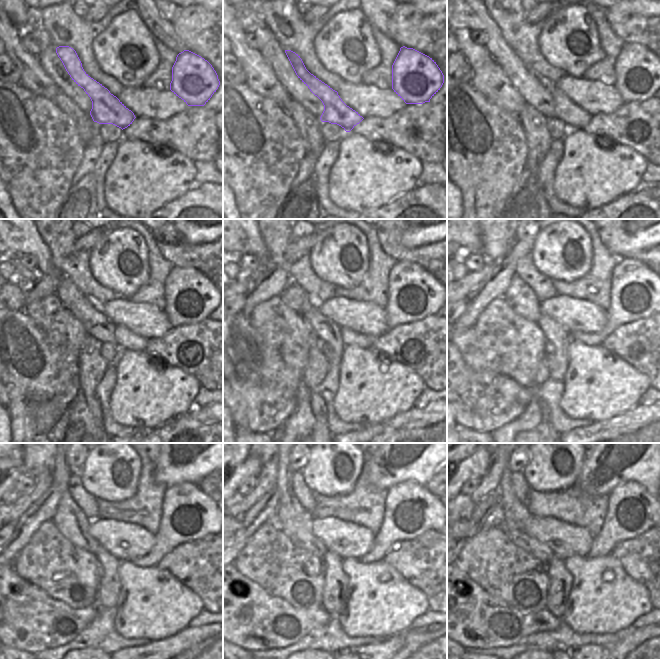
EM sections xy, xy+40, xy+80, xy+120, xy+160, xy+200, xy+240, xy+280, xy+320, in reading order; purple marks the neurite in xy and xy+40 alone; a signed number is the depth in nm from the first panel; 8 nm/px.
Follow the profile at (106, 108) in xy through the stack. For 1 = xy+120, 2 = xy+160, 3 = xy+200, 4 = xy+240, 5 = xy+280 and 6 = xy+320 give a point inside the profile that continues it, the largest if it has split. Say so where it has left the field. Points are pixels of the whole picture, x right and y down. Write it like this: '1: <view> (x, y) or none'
1: xy+120 (125, 339)
2: xy+160 (349, 337)
3: xy+200 (637, 292)
4: xy+240 (188, 514)
5: xy+280 (410, 510)
6: xy+320 (632, 510)

